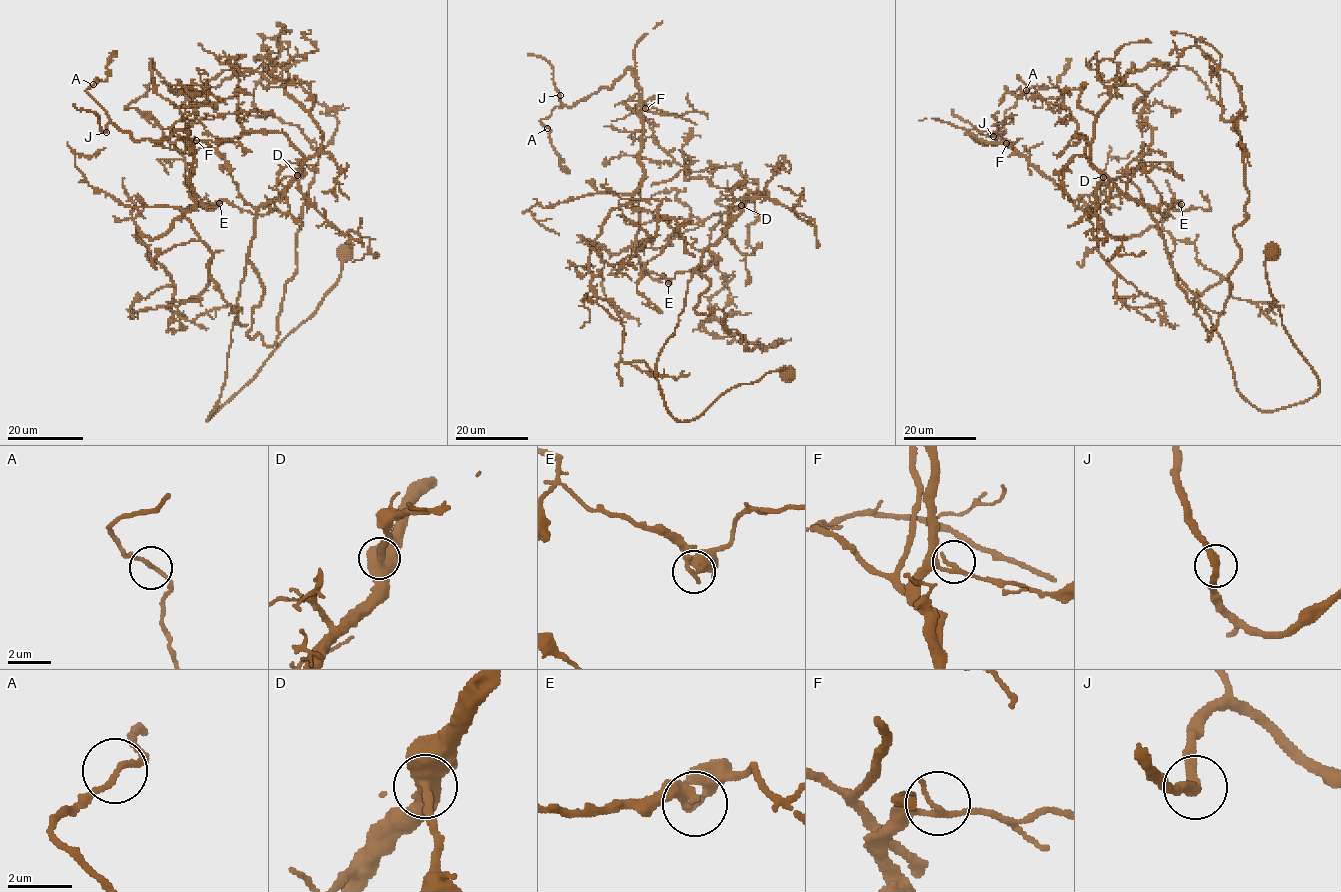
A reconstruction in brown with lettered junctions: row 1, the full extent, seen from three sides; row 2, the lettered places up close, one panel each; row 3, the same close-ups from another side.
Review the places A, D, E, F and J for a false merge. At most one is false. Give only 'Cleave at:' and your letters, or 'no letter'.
Cleave at: E

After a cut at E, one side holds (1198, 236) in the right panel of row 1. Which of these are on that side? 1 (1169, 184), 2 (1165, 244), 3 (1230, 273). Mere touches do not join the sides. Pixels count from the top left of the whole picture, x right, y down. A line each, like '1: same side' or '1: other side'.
1: same side
2: other side
3: other side

